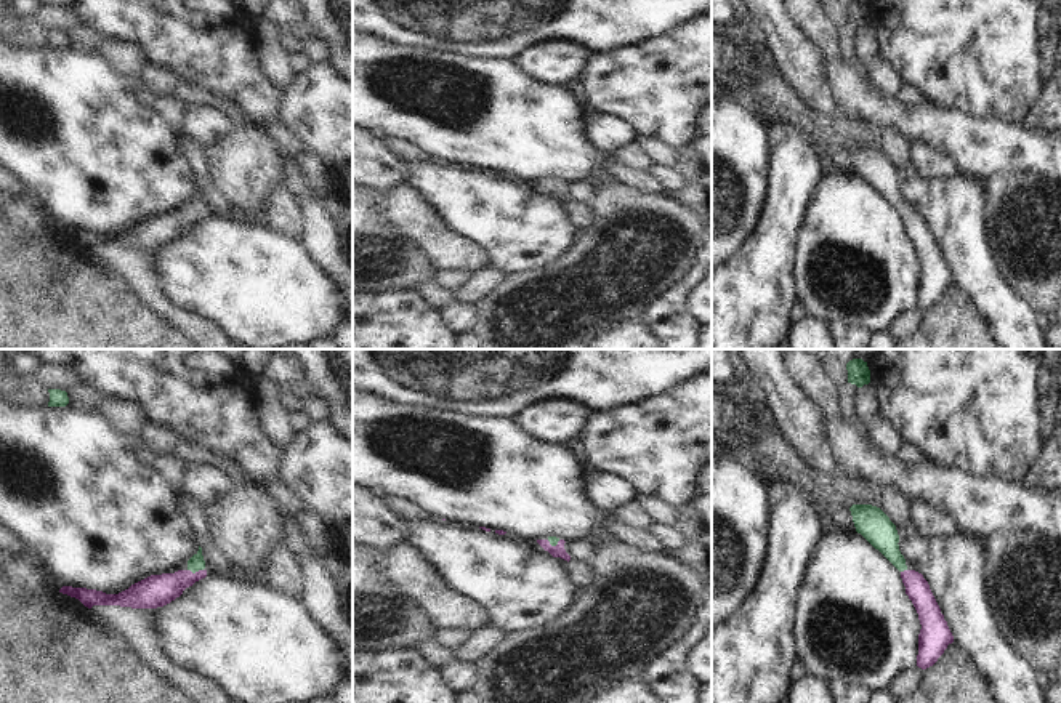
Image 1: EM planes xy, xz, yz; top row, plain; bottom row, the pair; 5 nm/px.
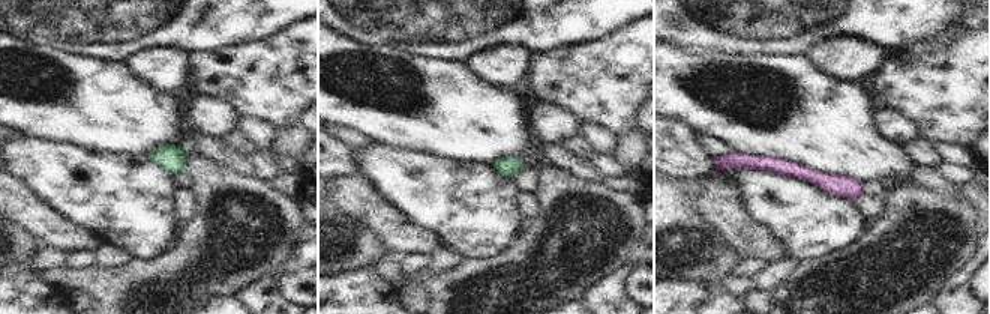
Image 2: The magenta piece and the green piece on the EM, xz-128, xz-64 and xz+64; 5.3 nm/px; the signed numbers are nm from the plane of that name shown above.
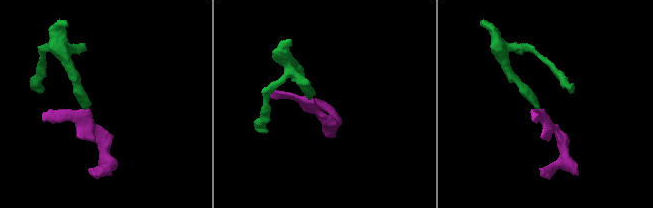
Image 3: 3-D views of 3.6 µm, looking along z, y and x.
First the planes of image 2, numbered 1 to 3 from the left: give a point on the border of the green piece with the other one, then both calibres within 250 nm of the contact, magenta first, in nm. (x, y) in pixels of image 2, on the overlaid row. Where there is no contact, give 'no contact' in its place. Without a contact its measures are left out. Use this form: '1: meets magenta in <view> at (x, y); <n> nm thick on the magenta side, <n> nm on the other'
1: no contact
2: no contact
3: no contact

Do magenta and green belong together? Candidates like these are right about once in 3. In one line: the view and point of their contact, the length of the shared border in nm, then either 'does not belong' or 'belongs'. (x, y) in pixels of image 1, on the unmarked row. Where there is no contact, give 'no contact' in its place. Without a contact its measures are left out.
xy (196, 213) | 80 nm | belongs

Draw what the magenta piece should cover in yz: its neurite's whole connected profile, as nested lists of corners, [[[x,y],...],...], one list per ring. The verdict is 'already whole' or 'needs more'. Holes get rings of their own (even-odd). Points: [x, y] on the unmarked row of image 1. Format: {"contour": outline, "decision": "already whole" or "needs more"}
{"contour": [[[853,146],[849,149],[856,173],[878,191],[899,213],[906,235],[912,242],[922,266],[918,275],[917,307],[926,311],[944,295],[954,277],[922,215],[909,211],[899,192],[896,167],[877,147]]], "decision": "needs more"}

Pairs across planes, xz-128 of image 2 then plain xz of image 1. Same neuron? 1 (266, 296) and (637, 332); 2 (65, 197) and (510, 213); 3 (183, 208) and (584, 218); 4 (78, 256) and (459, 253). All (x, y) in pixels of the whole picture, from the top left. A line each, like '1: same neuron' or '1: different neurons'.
1: different neurons
2: same neuron
3: same neuron
4: different neurons

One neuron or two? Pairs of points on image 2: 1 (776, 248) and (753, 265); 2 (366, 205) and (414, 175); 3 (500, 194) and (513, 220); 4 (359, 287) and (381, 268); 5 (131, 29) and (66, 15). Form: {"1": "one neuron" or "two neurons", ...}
{"1": "two neurons", "2": "two neurons", "3": "one neuron", "4": "two neurons", "5": "one neuron"}

